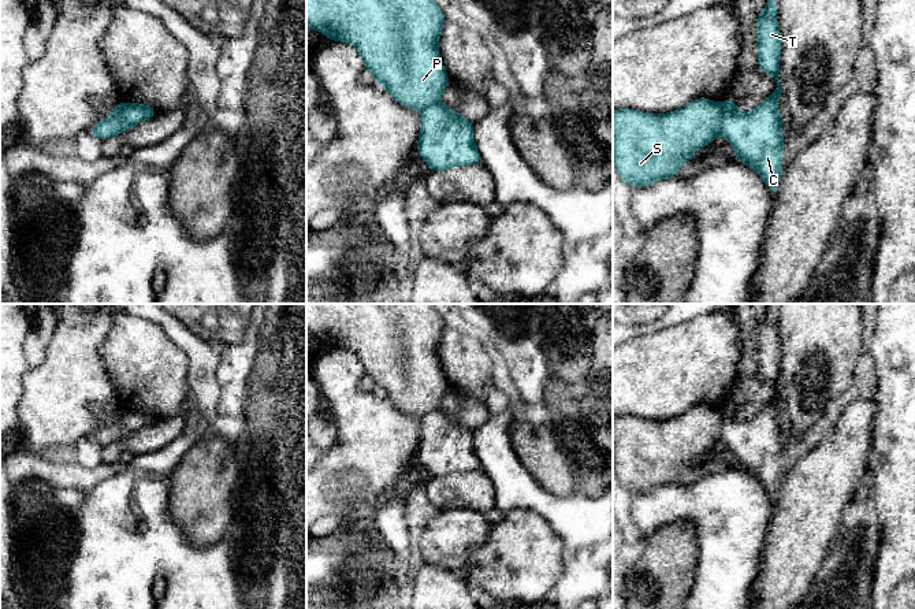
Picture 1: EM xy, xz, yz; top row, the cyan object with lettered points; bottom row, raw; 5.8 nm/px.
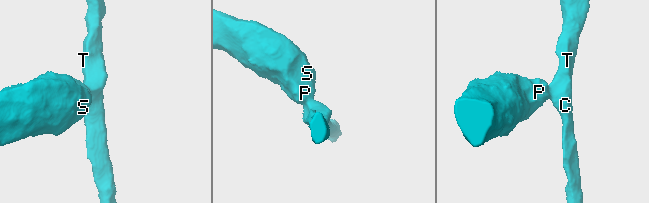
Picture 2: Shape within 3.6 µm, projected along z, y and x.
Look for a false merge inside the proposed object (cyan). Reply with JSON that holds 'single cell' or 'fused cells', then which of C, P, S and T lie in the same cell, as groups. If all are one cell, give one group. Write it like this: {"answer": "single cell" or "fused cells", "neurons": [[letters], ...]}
{"answer": "fused cells", "neurons": [["C", "T"], ["P", "S"]]}

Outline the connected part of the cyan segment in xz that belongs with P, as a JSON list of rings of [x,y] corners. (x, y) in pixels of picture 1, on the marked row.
[[[306,0],[306,27],[323,33],[328,40],[353,45],[373,79],[380,81],[397,103],[417,111],[438,103],[450,82],[438,49],[445,19],[434,0]]]

